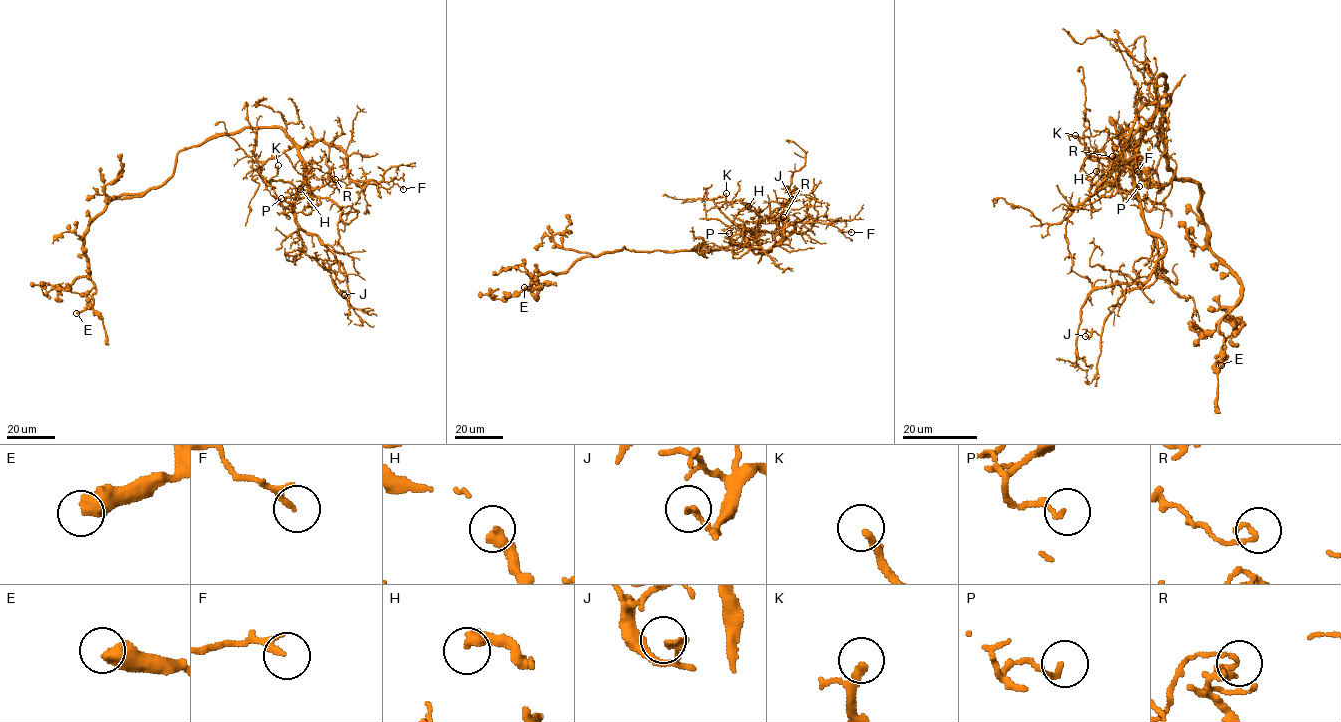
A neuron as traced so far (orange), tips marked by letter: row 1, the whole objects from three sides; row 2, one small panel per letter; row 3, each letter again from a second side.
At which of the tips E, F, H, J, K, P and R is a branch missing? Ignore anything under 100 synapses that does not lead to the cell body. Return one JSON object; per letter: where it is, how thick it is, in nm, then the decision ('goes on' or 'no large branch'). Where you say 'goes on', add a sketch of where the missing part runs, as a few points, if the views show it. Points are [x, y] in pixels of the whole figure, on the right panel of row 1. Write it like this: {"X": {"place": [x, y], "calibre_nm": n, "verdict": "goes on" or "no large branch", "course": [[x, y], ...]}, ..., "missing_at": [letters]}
{"E": {"place": [1221, 365], "calibre_nm": 550, "verdict": "no large branch"}, "F": {"place": [1137, 171], "calibre_nm": 220, "verdict": "no large branch"}, "H": {"place": [1096, 171], "calibre_nm": 400, "verdict": "no large branch"}, "J": {"place": [1085, 336], "calibre_nm": 120, "verdict": "no large branch"}, "K": {"place": [1075, 135], "calibre_nm": 180, "verdict": "no large branch"}, "P": {"place": [1139, 186], "calibre_nm": 150, "verdict": "no large branch"}, "R": {"place": [1112, 156], "calibre_nm": 160, "verdict": "no large branch"}, "missing_at": []}

